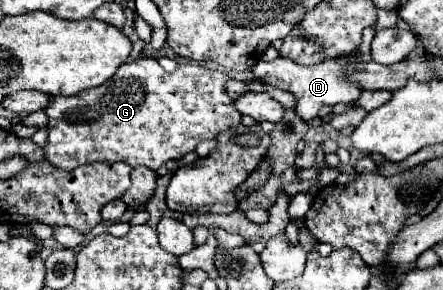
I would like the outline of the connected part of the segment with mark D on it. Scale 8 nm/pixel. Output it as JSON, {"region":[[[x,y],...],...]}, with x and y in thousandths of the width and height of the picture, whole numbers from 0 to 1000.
{"region":[[[831,97],[822,103],[822,138],[813,152],[813,172],[804,172],[804,186],[795,186],[795,200],[749,200],[740,214],[722,214],[713,228],[677,228],[650,200],[623,200],[614,214],[596,214],[587,207],[569,248],[578,262],[578,276],[591,276],[609,297],[623,297],[623,303],[637,303],[637,310],[650,310],[668,331],[673,345],[673,366],[668,366],[668,393],[682,407],[682,414],[704,414],[713,400],[727,400],[740,372],[758,366],[758,359],[799,359],[817,310],[813,297],[804,297],[799,283],[786,283],[786,241],[777,241],[777,228],[786,228],[786,214],[835,214],[835,145],[844,131],[844,103]]]}

